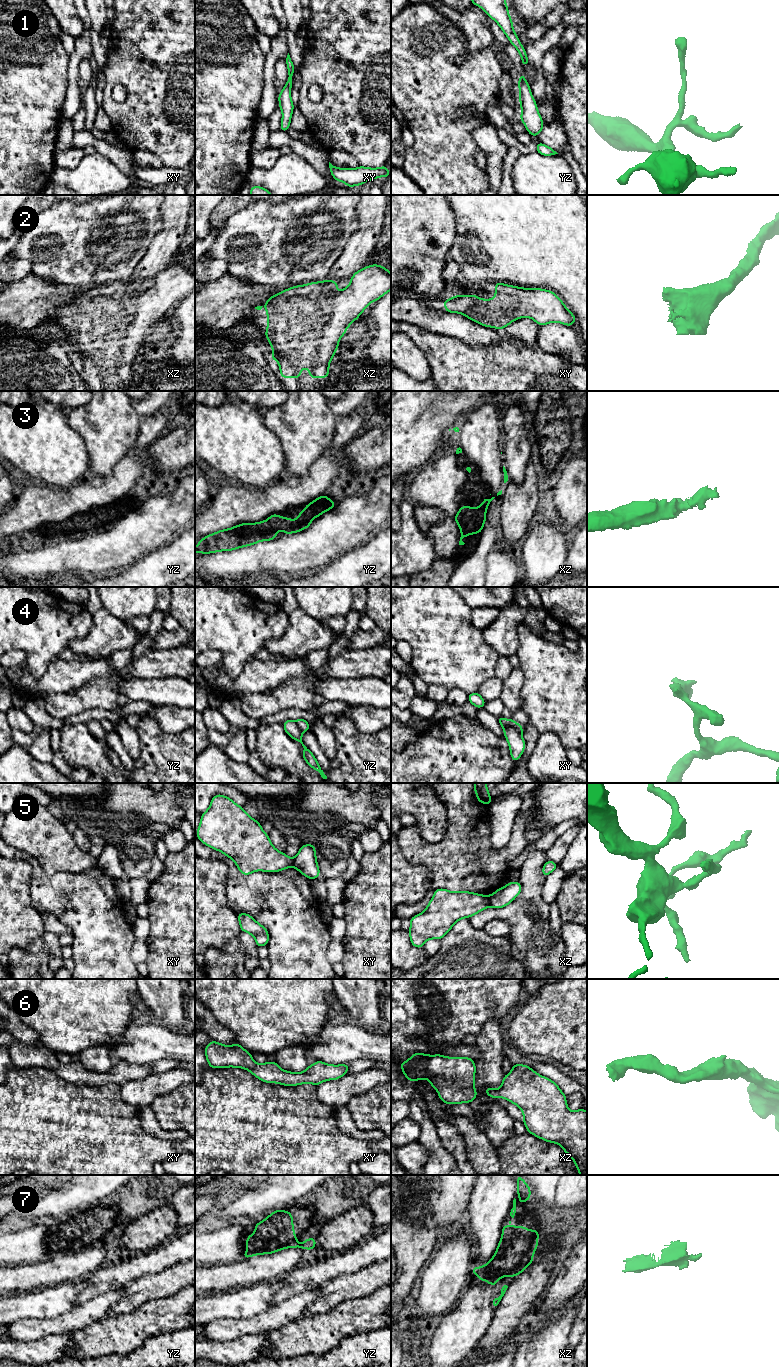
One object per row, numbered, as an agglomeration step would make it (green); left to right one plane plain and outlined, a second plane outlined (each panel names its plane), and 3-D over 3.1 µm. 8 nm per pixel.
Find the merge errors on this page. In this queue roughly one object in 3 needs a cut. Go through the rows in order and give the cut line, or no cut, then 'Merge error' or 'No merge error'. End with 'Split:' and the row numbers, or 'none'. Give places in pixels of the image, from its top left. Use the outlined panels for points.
1: No split. No merge error
2: No split. No merge error
3: No split. No merge error
4: Split along xy (503, 726), (512, 726), (520, 732). Merge error
5: Split along xz (487, 896), (490, 905). Merge error
6: No split. No merge error
7: No split. No merge error
Split: 4, 5

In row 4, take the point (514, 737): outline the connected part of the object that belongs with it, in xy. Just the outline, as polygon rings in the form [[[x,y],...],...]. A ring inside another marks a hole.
[[[511,726],[503,727],[503,730],[504,736],[509,744],[511,759],[517,763],[525,750],[525,741],[522,733]]]

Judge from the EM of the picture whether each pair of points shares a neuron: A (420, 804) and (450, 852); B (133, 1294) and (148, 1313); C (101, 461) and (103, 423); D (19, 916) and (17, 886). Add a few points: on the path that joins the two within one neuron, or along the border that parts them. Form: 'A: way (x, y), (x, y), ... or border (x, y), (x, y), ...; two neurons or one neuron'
A: border (447, 816), (440, 841), (420, 837); two neurons
B: border (163, 1297), (150, 1299), (130, 1312), (119, 1314); two neurons
C: way (103, 452), (103, 432); one neuron
D: way (18, 909), (18, 893); one neuron

